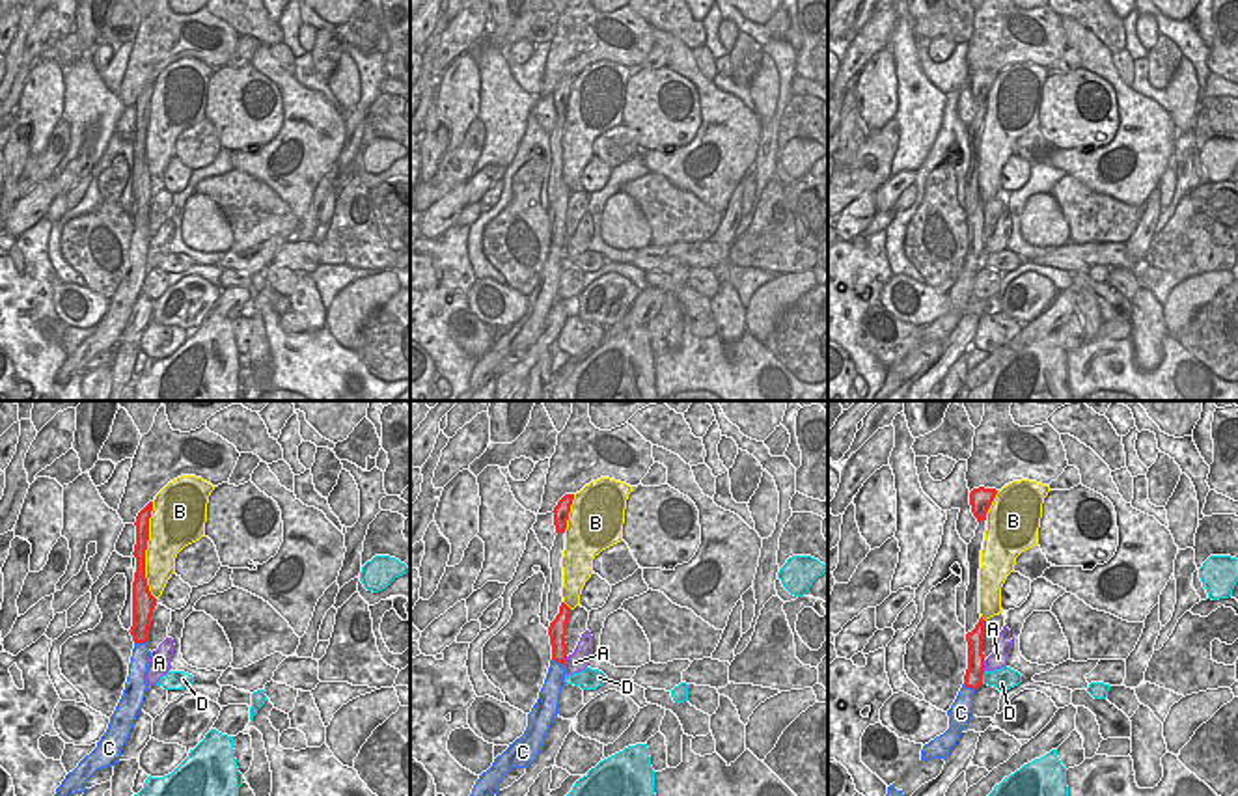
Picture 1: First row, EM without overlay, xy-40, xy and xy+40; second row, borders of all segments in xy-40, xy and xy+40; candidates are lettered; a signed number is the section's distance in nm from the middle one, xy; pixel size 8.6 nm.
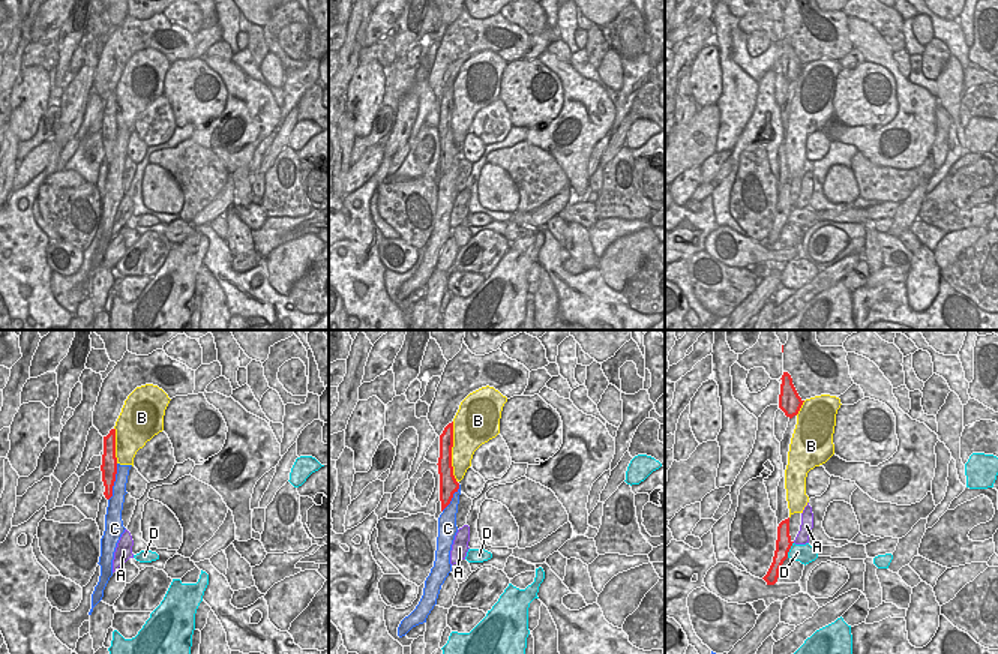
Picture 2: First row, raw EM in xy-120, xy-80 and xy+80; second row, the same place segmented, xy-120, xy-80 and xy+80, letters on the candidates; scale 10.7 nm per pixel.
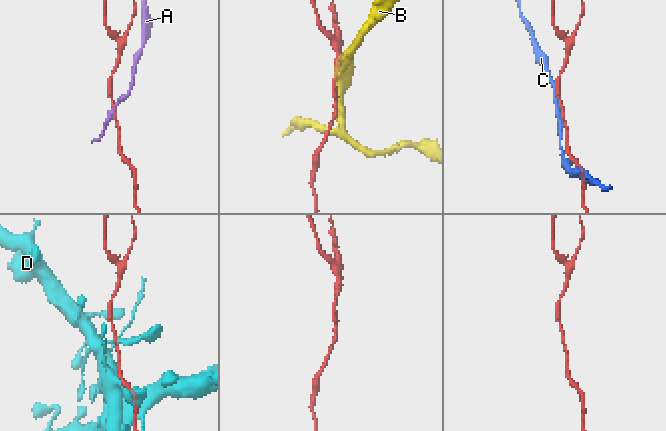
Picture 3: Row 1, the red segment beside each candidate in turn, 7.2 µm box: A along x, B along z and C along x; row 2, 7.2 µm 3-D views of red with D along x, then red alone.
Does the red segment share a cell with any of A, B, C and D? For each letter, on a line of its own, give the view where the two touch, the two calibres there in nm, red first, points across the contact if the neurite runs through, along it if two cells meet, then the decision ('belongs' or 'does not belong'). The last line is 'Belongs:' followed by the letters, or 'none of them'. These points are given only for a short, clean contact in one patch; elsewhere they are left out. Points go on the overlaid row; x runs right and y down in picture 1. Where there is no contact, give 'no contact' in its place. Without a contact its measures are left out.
A: contact in xy+40; calibres 160 and 160 nm; border xy+40 (983, 660), (985, 670); does not belong
B: contact in xy-40; calibres 130 and 360 nm; does not belong
C: contact in xy-40; calibres 160 and 160 nm; does not belong
D: contact in xy+40; calibres 160 and 190 nm; does not belong
Belongs: none of them

